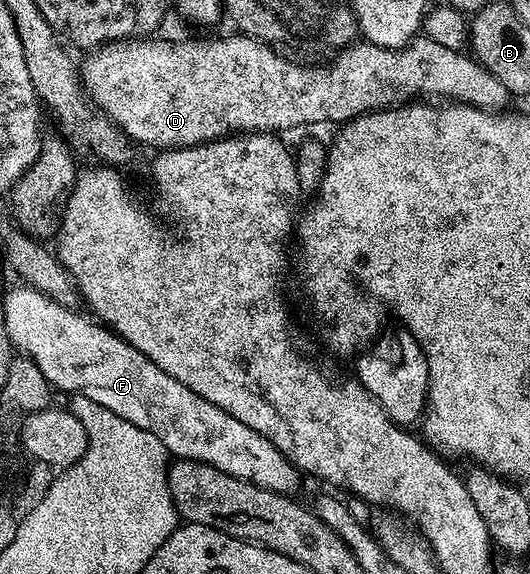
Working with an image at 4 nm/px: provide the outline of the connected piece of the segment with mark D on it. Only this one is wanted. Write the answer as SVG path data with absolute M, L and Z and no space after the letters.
M233 35L234 37L214 37L211 41L150 41L154 39L127 39L124 41L109 41L107 45L99 45L97 49L85 54L86 62L81 62L80 76L82 88L86 91L86 96L118 126L124 130L127 137L139 146L151 145L154 151L164 149L183 149L189 145L203 145L206 141L216 141L219 137L229 137L239 133L272 133L281 134L281 129L298 129L301 125L318 125L321 121L338 121L345 123L363 113L377 111L379 109L389 109L401 106L403 103L410 103L418 99L445 99L450 103L461 103L471 105L477 109L488 109L491 111L502 111L507 108L506 100L511 100L512 95L496 79L496 75L489 73L479 61L475 61L473 56L467 55L461 49L443 47L430 37L419 35L408 45L400 49L389 49L380 45L373 45L371 41L362 39L353 45L347 45L345 49L338 50L331 65L326 63L302 63L297 65L294 61L289 61L275 46L267 45L264 41L257 41L254 37L245 35Z

